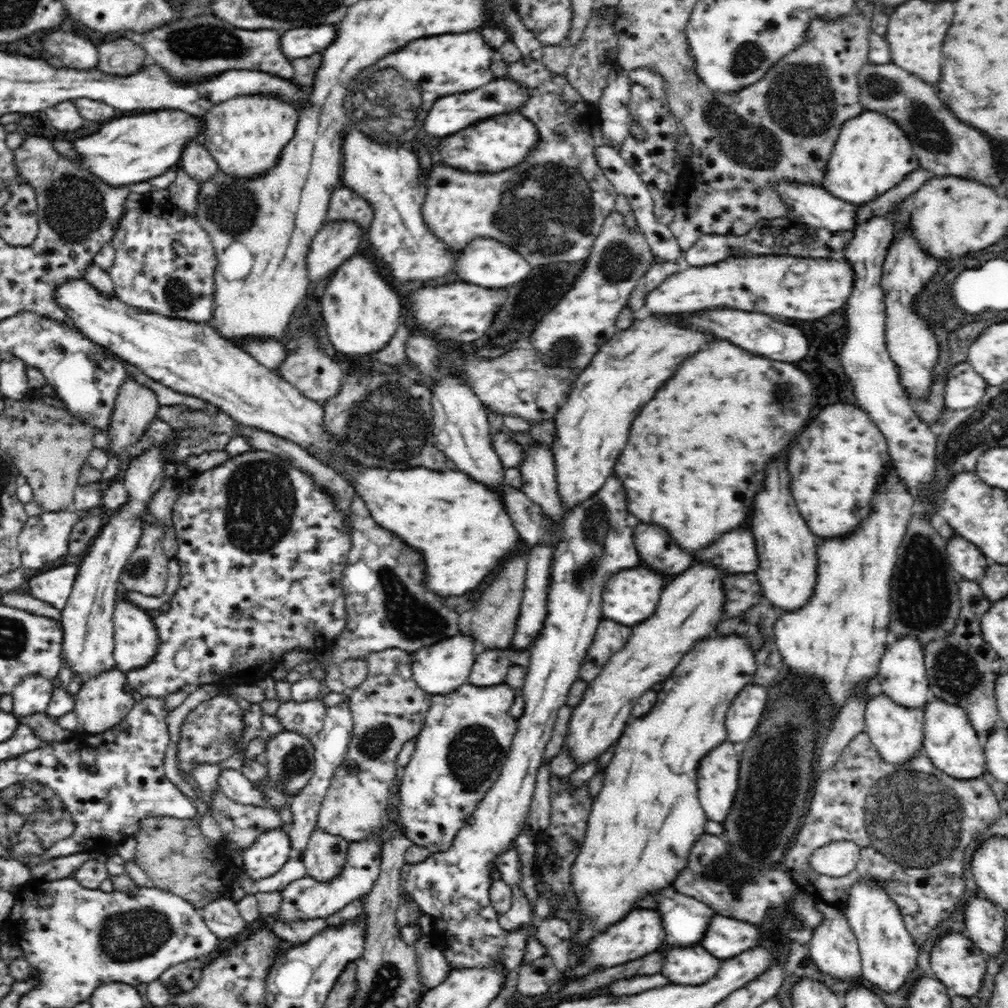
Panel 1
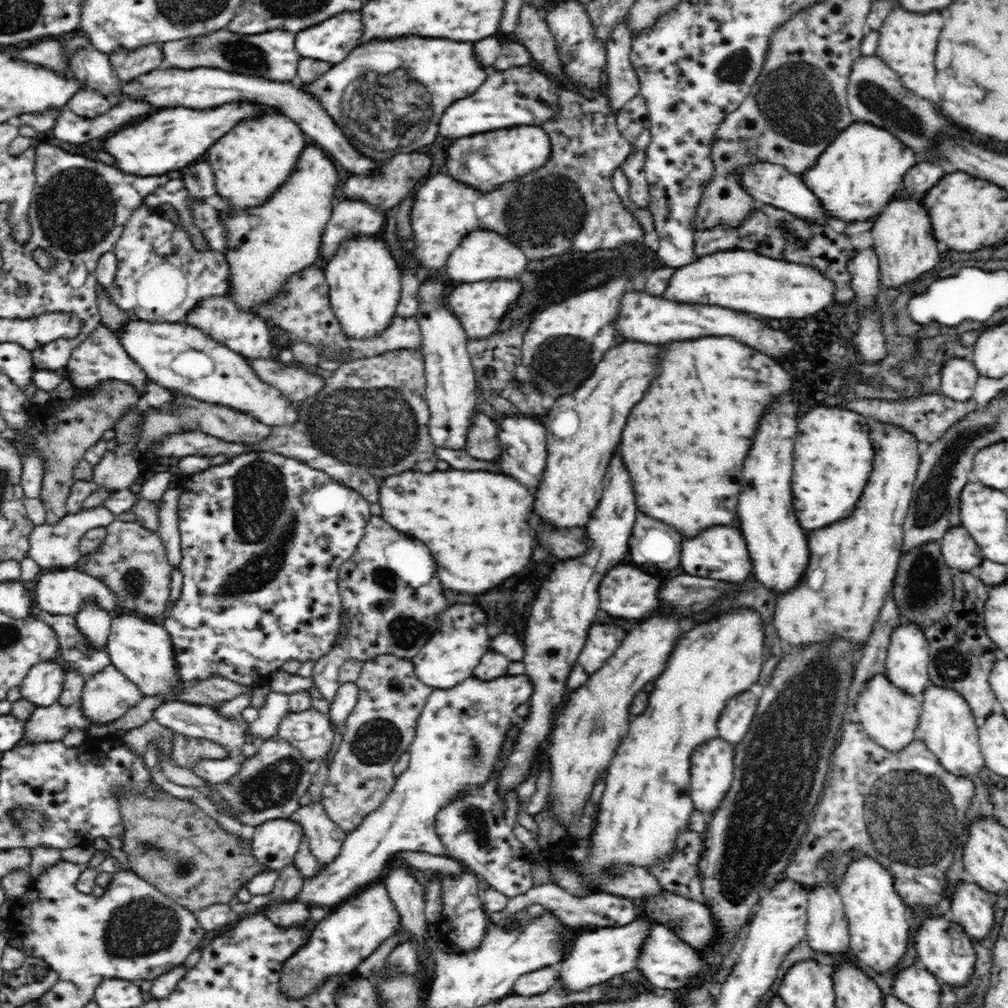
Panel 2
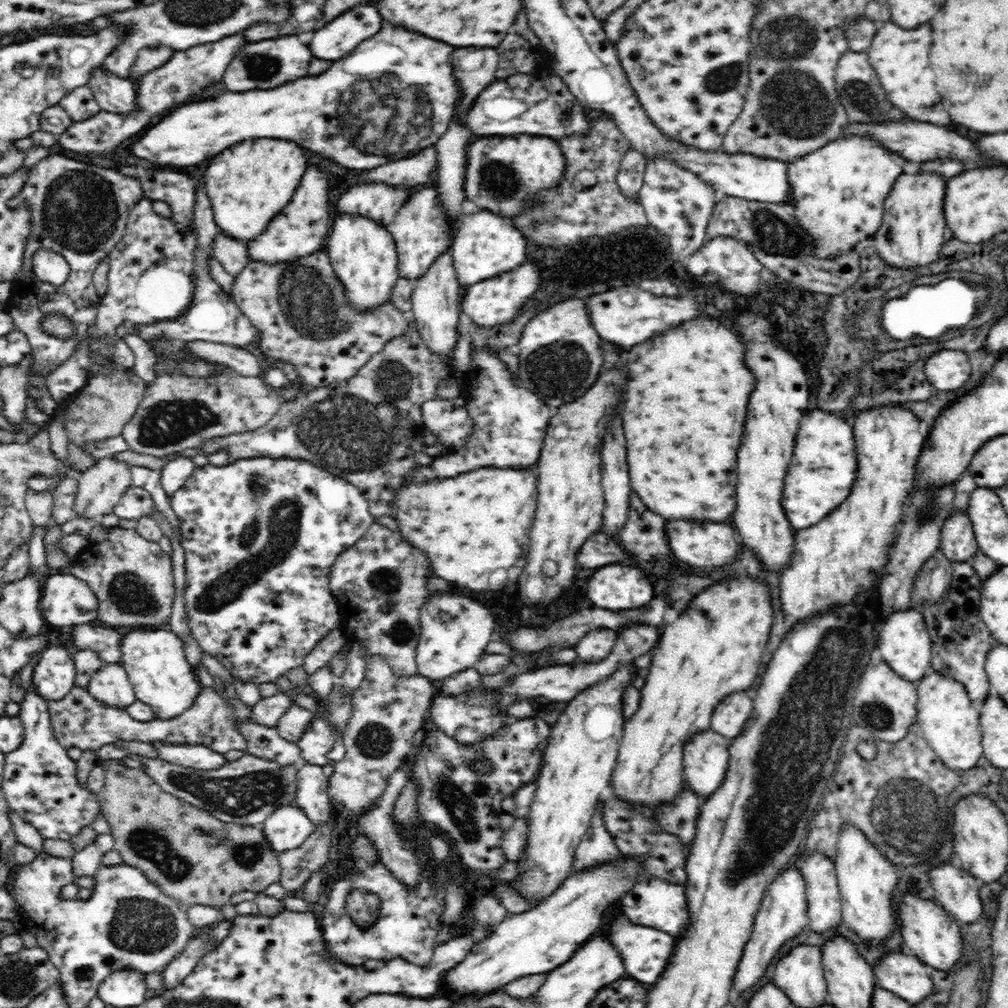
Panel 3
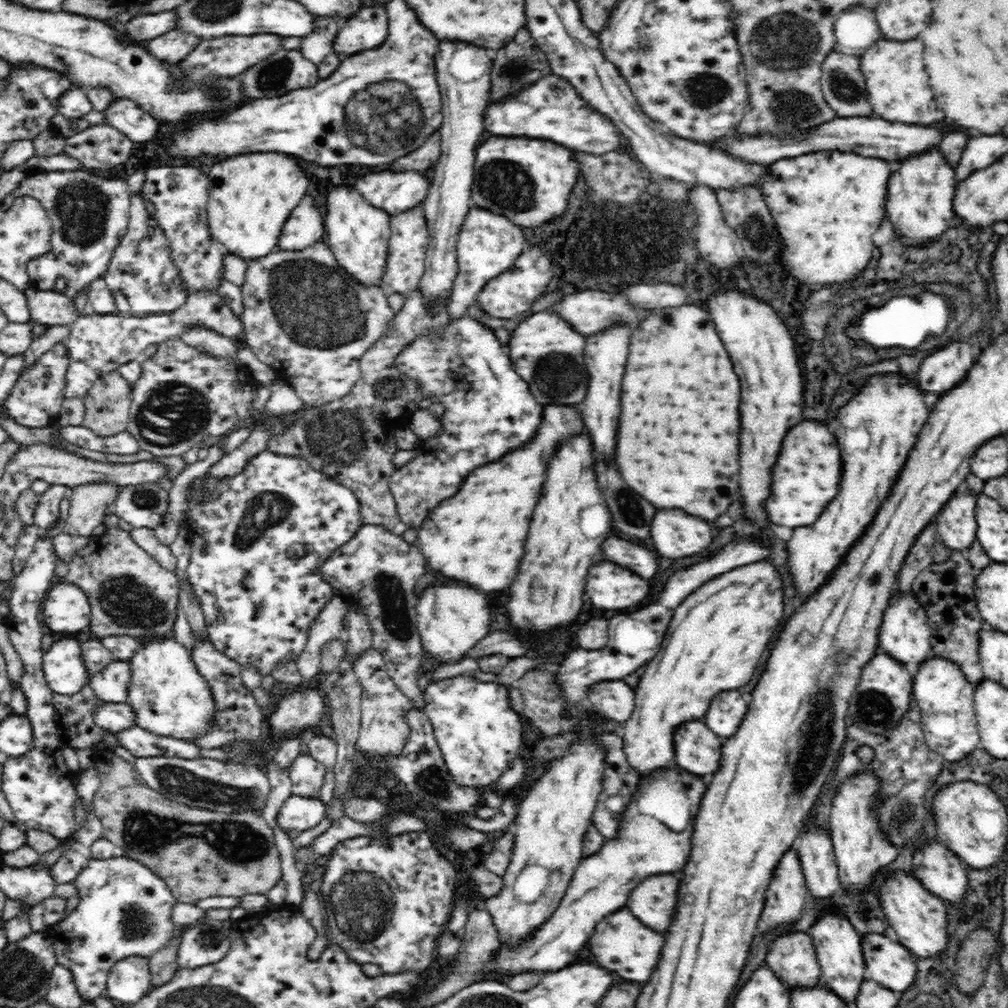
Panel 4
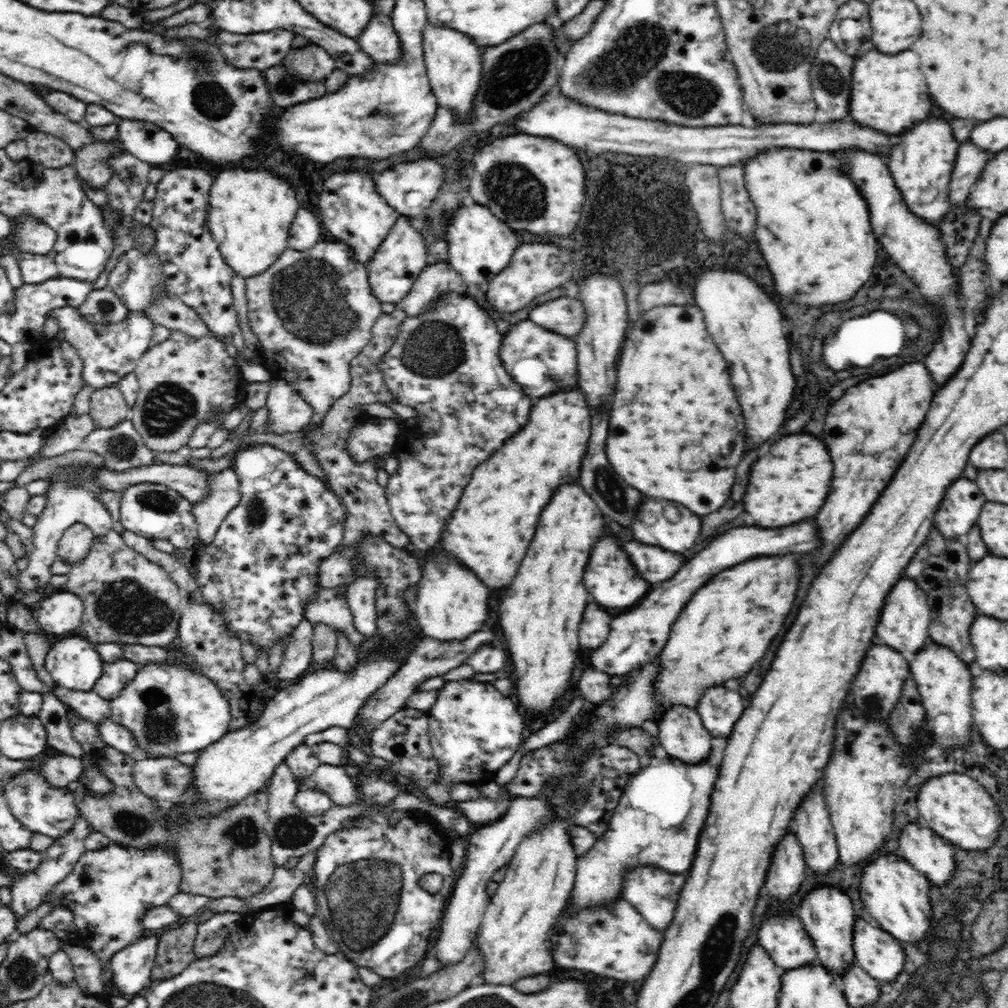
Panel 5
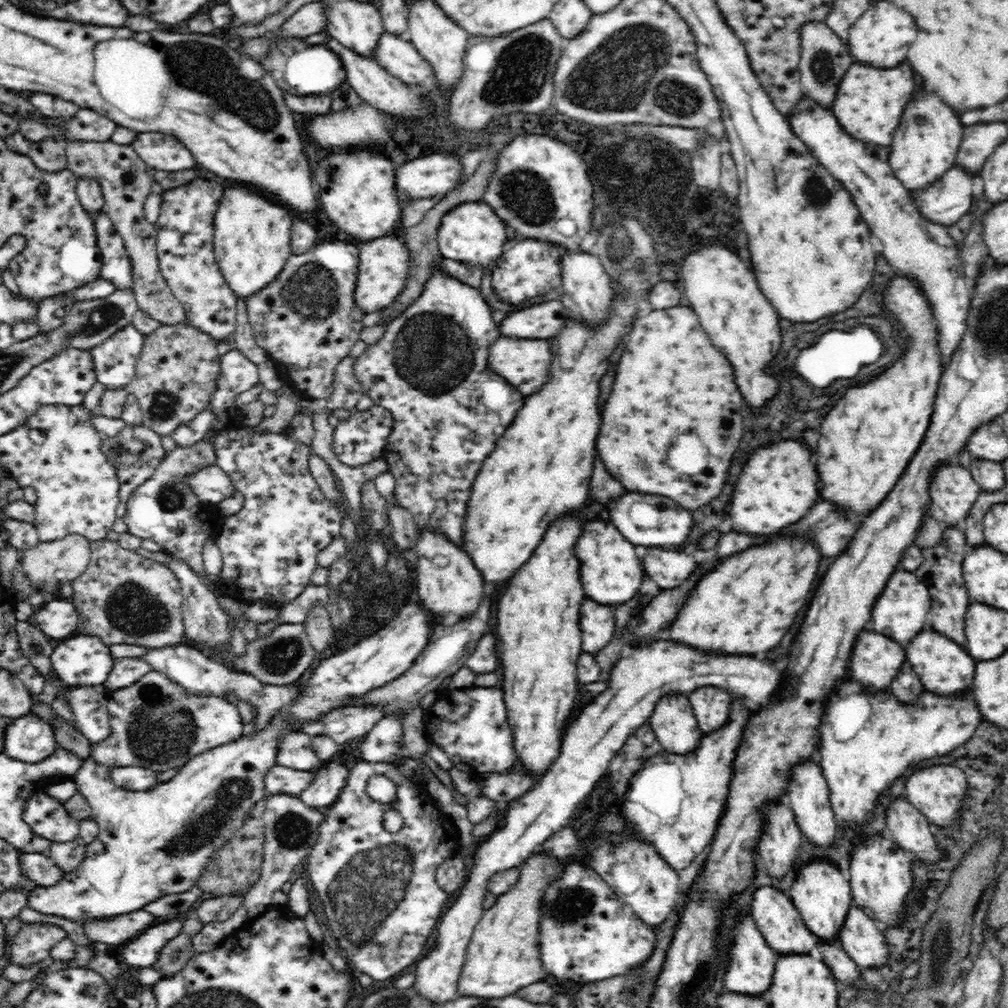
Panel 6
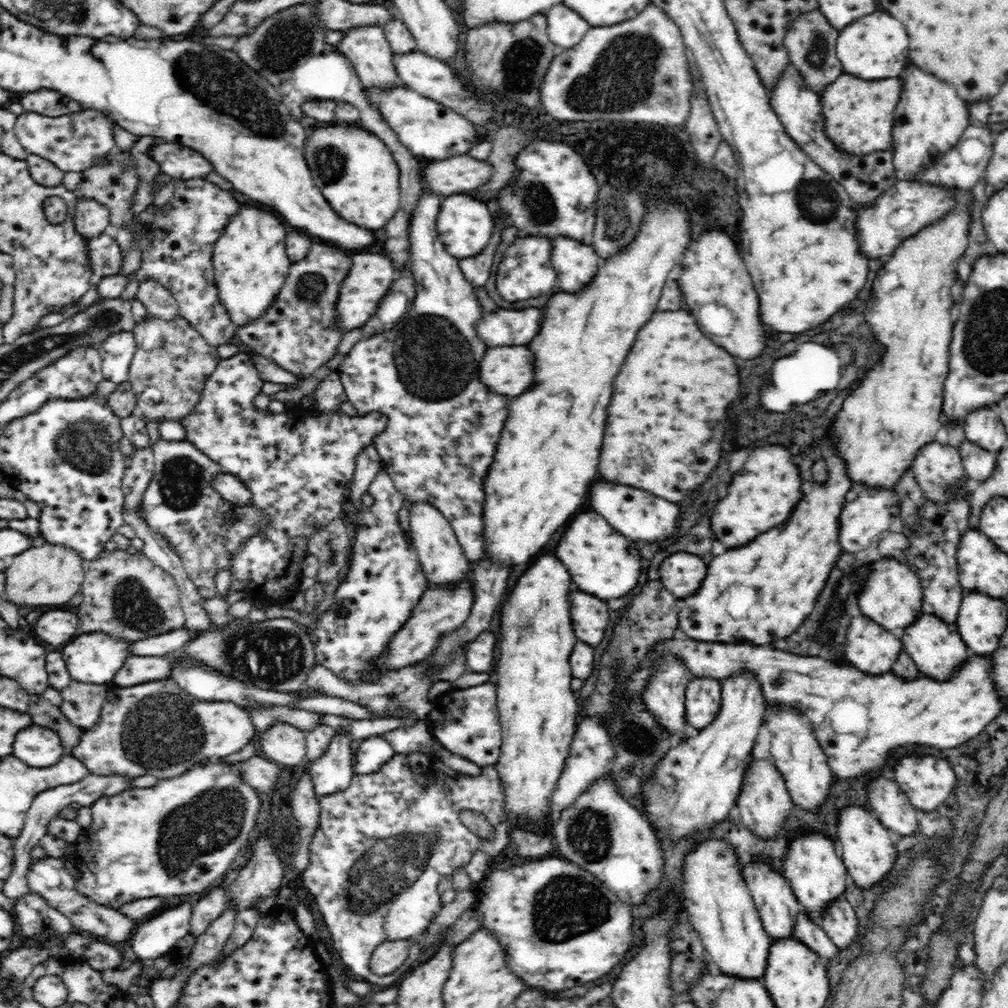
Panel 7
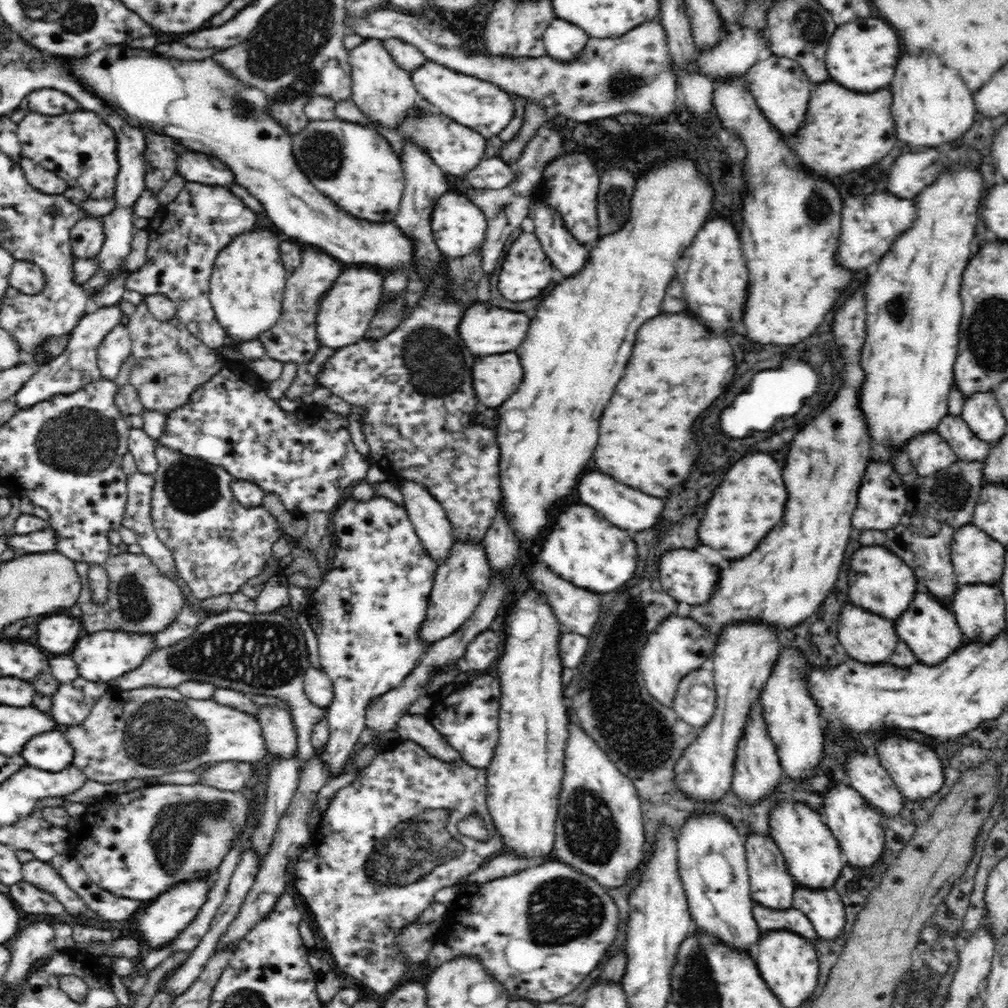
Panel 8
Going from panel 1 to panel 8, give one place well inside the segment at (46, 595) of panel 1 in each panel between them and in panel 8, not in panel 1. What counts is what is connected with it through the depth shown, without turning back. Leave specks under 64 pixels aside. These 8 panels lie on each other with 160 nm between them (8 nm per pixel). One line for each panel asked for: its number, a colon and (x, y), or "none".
2: (62, 592)
3: (66, 601)
4: (66, 608)
5: (61, 612)
6: (59, 618)
7: (54, 629)
8: (57, 634)

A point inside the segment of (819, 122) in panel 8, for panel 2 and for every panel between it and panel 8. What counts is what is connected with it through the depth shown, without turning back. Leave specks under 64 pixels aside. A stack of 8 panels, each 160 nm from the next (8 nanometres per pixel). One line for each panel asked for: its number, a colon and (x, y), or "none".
2: (906, 41)
3: (900, 57)
4: (893, 72)
5: (889, 92)
6: (871, 101)
7: (860, 114)

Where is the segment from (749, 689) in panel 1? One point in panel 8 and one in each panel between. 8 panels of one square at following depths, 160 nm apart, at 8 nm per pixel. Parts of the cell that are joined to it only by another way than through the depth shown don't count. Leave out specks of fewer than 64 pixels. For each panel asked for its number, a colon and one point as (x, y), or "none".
2: (734, 723)
3: (732, 714)
4: (724, 716)
5: (719, 708)
6: (711, 706)
7: (702, 697)
8: (695, 699)

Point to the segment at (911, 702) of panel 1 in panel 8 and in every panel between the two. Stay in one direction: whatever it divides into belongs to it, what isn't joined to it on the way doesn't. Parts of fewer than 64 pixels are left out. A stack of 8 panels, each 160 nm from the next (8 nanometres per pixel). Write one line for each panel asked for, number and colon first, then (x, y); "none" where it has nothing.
2: (906, 666)
3: (905, 645)
4: (905, 635)
5: (904, 626)
6: (901, 613)
7: (894, 598)
8: (884, 584)

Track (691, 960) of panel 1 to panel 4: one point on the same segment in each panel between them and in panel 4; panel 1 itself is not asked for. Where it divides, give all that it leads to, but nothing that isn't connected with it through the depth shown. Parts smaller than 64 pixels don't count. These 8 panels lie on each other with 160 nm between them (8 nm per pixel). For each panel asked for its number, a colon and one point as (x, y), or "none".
2: (668, 963)
3: (645, 949)
4: (619, 941)

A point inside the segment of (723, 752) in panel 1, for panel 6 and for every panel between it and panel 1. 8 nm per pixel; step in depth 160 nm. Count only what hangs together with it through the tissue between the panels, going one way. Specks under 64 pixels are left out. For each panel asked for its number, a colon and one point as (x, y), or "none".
2: (711, 768)
3: (706, 762)
4: (698, 750)
5: (680, 730)
6: (673, 721)

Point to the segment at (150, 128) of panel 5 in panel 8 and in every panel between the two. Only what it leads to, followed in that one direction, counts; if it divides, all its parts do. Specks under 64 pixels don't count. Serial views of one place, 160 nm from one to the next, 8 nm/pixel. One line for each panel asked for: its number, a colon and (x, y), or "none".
6: (160, 152)
7: (182, 163)
8: (195, 167)

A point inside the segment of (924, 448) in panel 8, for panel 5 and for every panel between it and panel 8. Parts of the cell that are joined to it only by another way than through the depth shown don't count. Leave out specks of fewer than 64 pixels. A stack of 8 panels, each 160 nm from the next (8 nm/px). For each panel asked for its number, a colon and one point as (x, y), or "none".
5: (958, 513)
6: (953, 491)
7: (938, 467)

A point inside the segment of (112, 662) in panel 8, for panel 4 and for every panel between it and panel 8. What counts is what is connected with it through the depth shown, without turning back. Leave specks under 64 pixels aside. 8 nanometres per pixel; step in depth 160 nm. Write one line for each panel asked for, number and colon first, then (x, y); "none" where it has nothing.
4: (64, 670)
5: (74, 664)
6: (84, 660)
7: (95, 658)

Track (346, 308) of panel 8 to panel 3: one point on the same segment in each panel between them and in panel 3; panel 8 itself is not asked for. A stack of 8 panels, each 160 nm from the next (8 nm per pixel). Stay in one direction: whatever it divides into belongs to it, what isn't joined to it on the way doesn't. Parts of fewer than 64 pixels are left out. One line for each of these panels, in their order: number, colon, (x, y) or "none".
3: (420, 231)
4: (407, 248)
5: (398, 262)
6: (384, 268)
7: (372, 275)

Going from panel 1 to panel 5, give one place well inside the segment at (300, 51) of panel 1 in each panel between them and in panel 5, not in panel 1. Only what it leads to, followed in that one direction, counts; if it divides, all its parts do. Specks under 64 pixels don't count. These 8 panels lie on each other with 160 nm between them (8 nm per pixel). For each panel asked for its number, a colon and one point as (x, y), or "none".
2: (332, 40)
3: (341, 35)
4: (367, 29)
5: (379, 39)

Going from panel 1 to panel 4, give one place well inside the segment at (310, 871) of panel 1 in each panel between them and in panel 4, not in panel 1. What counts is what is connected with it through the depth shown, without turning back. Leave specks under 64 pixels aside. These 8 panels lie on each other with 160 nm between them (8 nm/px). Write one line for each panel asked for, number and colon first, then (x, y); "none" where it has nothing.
2: (325, 838)
3: (312, 796)
4: (307, 775)

